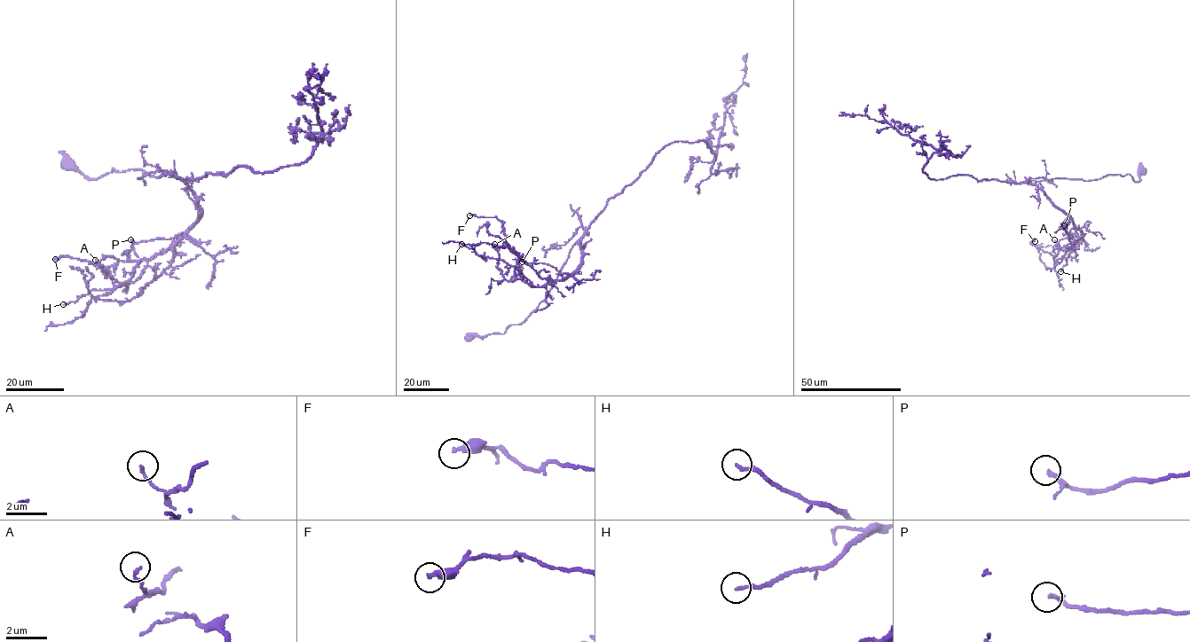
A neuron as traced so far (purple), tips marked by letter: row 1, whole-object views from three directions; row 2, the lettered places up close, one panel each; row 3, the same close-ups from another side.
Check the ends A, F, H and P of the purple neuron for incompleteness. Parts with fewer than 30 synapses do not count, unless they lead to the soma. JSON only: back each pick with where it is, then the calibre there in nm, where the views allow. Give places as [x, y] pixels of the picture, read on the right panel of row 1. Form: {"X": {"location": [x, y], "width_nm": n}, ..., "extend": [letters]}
{"extend": []}

